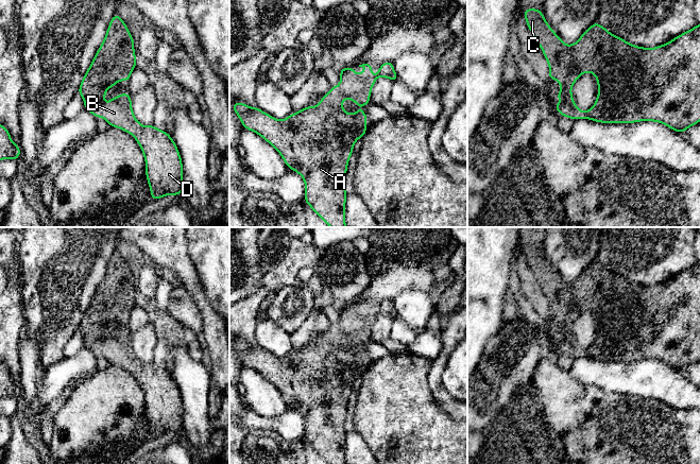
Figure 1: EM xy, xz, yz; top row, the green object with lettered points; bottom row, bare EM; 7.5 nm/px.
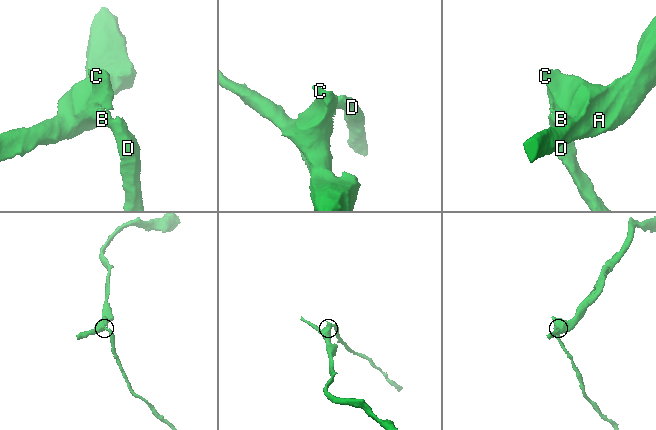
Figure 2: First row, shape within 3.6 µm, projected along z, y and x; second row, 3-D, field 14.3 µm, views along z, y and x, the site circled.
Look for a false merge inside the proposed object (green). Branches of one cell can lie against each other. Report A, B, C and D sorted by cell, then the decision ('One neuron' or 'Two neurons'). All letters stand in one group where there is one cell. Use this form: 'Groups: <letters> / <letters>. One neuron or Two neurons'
Groups: A B C D. One neuron

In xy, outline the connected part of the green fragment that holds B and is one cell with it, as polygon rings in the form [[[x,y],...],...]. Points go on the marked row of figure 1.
[[[116,13],[78,92],[82,96],[87,111],[96,118],[102,117],[110,127],[121,128],[136,139],[144,156],[151,199],[178,195],[184,192],[183,162],[171,136],[153,124],[144,126],[137,121],[129,92],[103,103],[106,90],[119,81],[130,82],[135,68],[134,38]]]

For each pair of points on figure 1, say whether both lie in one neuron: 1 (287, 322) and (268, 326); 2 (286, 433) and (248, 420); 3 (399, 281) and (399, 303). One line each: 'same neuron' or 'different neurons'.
1: different neurons
2: same neuron
3: different neurons

